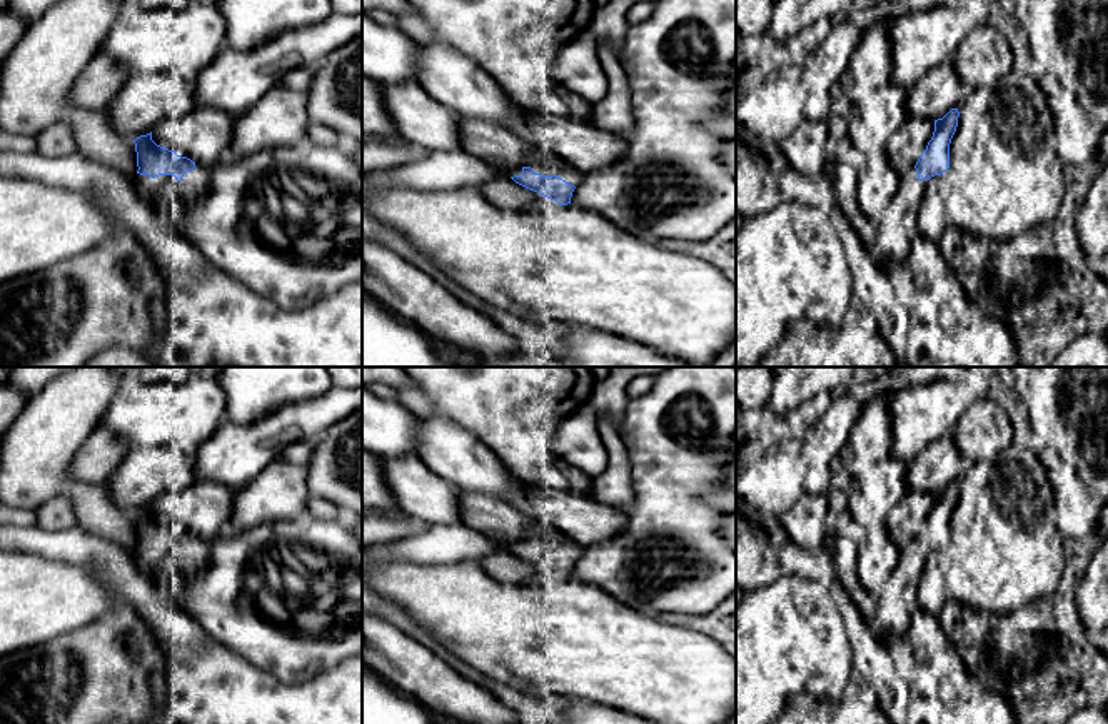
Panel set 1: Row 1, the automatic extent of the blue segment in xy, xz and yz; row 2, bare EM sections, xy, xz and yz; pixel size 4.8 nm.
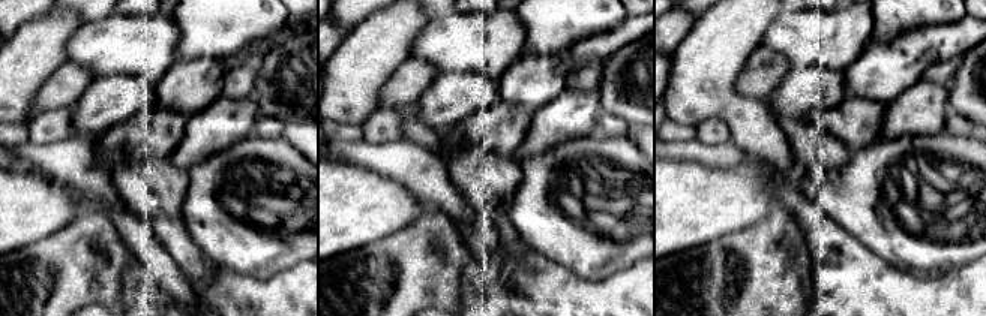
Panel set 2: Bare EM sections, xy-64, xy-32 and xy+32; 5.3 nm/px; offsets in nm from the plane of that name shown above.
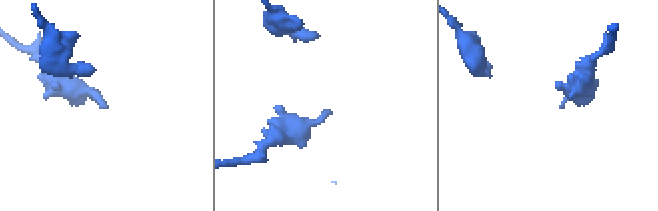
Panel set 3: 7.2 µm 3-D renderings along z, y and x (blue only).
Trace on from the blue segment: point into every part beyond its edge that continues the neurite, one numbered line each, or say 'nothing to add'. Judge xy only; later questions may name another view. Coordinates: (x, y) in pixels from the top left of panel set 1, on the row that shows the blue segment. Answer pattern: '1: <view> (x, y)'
1: xy (162, 192)

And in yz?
1: yz (898, 226)

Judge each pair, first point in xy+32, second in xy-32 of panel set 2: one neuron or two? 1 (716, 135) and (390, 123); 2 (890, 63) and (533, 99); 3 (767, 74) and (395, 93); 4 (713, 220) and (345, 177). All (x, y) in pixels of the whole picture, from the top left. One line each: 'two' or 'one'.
1: one
2: one
3: one
4: one

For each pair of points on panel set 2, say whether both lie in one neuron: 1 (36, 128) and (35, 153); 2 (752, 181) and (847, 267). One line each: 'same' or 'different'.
1: different
2: different

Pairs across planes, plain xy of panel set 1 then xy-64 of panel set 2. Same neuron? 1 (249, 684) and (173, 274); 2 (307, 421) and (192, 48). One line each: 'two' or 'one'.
1: two
2: two

